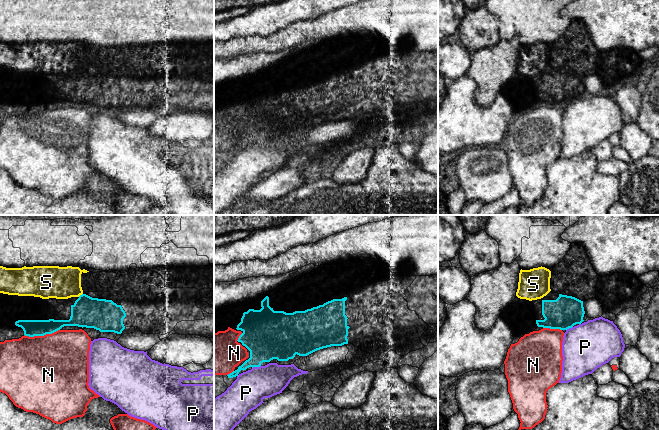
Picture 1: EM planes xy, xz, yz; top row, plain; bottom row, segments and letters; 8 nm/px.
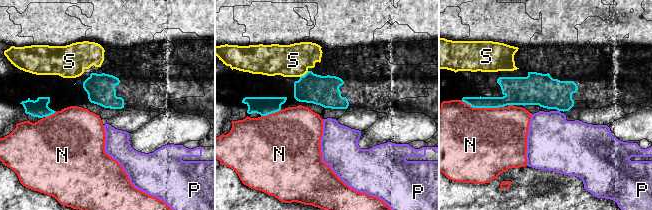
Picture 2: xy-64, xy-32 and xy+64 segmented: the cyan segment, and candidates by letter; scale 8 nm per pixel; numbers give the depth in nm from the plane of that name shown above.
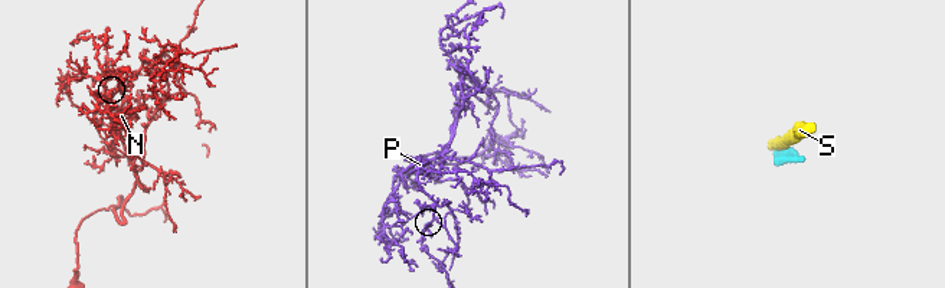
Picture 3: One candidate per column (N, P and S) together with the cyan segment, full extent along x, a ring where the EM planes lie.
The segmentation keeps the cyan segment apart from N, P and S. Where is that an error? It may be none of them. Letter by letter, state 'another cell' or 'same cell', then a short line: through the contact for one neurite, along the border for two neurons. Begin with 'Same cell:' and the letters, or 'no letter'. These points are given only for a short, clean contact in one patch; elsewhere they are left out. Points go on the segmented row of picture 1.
Same cell: no letter
N: another cell
P: another cell
S: another cell; line xy (82, 293), (78, 296)

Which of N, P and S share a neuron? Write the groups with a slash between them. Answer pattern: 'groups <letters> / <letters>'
groups N / P / S

